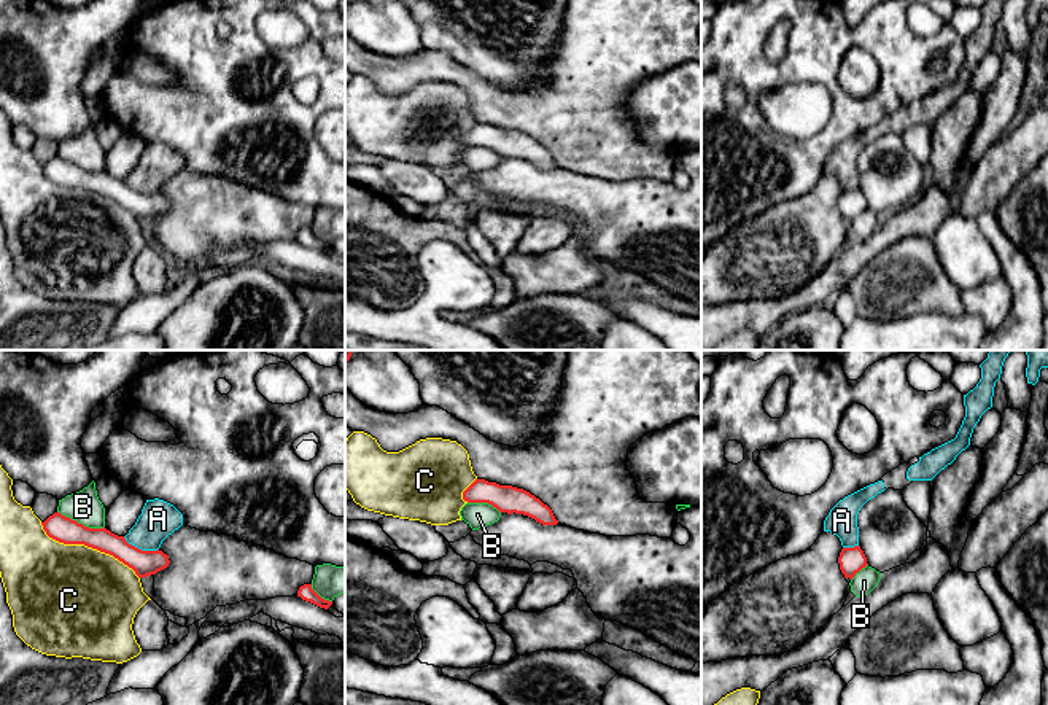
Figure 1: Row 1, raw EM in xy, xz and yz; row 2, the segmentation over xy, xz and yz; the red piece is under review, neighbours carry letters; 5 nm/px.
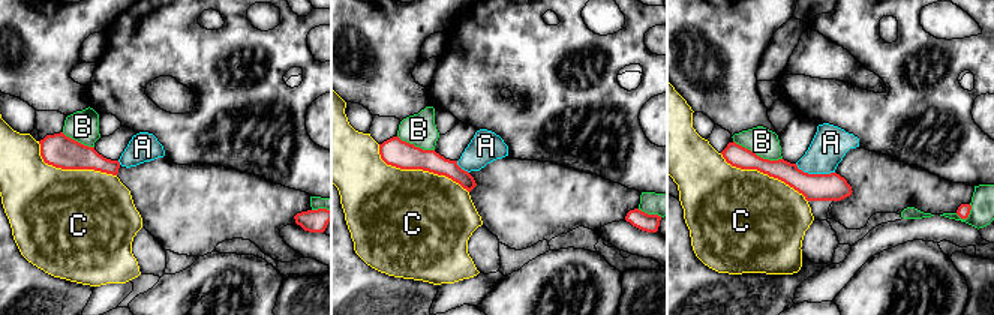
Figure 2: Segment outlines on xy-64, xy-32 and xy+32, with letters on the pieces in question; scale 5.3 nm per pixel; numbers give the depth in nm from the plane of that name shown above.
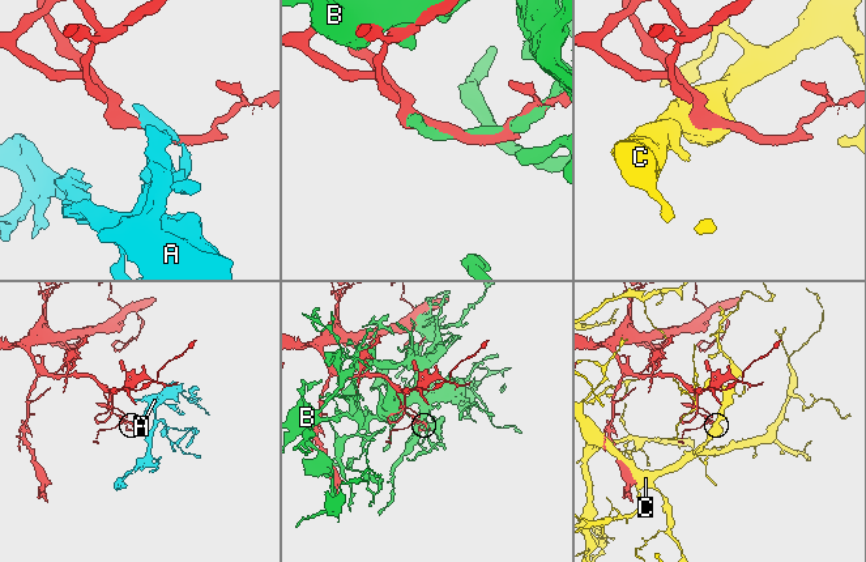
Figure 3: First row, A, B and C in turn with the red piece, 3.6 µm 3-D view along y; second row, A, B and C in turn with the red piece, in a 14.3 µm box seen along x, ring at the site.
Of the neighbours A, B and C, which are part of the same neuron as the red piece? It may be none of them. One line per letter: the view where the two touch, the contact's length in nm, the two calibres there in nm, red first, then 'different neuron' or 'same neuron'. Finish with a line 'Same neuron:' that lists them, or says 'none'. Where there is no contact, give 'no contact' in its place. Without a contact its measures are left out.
A: xy | 200 nm | 130/190 nm | different neuron
B: xy | 260 nm | 130/160 nm | different neuron
C: xy | 600 nm | 130/500 nm | different neuron
Same neuron: none

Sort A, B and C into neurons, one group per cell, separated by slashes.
A / B / C

